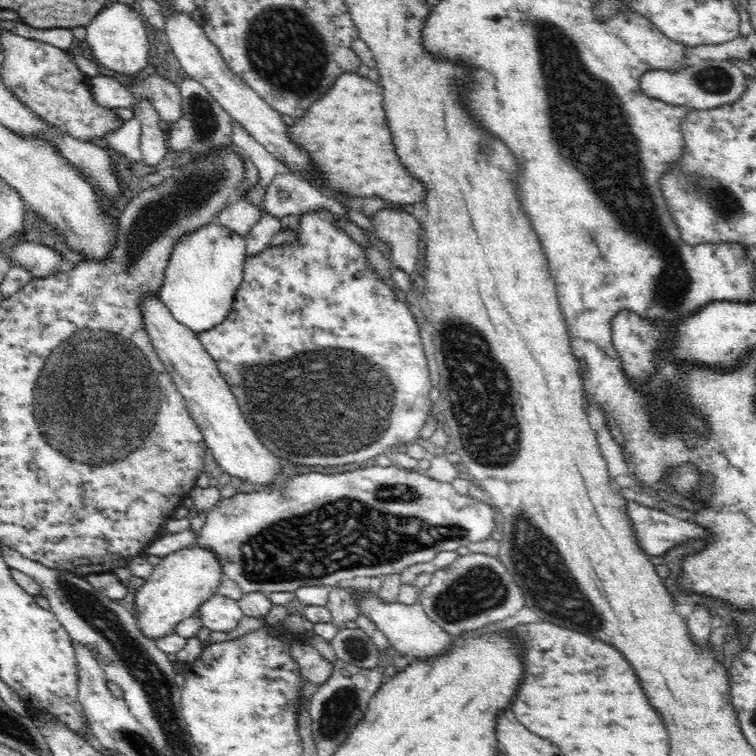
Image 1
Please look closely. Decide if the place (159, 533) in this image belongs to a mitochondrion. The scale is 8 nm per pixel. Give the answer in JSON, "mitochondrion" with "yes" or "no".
{"mitochondrion":"no"}

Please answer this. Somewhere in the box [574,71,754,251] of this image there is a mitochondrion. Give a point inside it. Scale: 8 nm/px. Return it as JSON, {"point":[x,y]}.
{"point":[720,199]}

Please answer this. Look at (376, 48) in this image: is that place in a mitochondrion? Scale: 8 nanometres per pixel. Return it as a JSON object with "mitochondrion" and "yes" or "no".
{"mitochondrion":"no"}

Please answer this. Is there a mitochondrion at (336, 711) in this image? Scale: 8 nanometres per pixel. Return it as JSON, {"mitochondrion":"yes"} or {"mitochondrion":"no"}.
{"mitochondrion":"yes"}

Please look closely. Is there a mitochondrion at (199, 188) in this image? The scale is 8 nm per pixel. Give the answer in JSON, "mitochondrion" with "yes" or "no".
{"mitochondrion":"yes"}

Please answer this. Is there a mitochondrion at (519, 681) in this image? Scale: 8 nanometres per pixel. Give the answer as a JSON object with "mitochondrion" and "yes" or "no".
{"mitochondrion":"no"}

